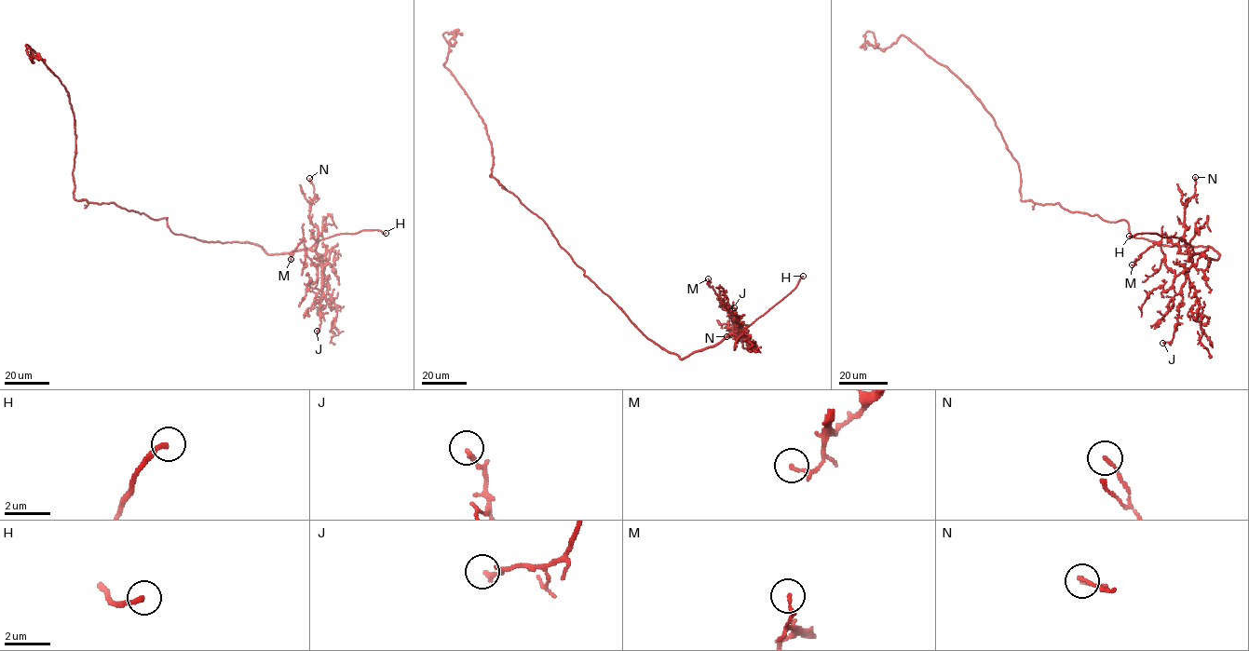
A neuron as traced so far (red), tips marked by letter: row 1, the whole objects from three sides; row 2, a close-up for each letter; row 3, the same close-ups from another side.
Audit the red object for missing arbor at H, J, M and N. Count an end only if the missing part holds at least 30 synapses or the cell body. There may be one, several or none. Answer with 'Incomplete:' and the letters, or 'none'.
Incomplete: H

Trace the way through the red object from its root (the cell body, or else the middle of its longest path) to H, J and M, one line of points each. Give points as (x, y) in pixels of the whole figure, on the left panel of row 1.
H: (136, 211), (167, 218), (175, 234), (250, 242), (269, 254), (307, 250), (339, 234), (386, 233)
J: (136, 211), (167, 218), (174, 233), (208, 242), (250, 242), (269, 254), (315, 250), (322, 276), (317, 331)
M: (136, 211), (208, 242), (320, 257), (318, 268), (303, 239), (291, 259)

